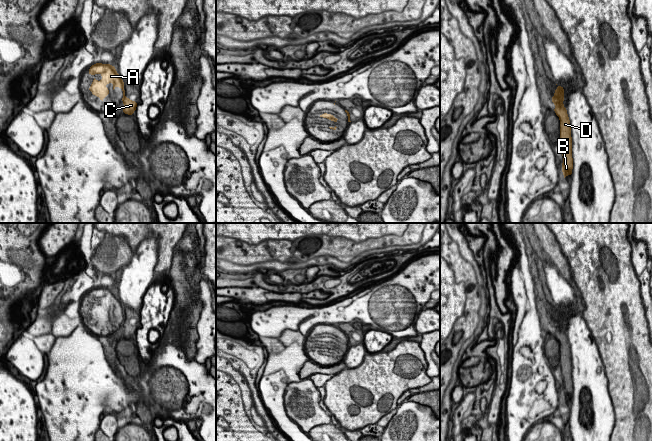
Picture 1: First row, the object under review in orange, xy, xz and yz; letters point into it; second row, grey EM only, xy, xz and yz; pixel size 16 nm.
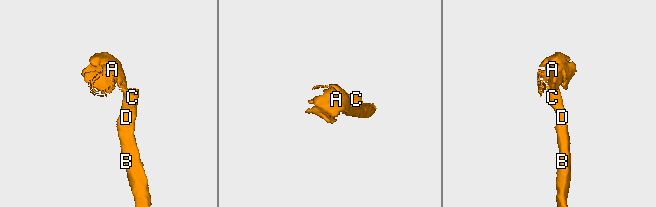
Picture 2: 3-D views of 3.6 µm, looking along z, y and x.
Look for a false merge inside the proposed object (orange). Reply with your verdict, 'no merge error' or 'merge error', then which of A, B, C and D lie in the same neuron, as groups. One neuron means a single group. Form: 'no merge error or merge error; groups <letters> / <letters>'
merge error; groups A / B C D

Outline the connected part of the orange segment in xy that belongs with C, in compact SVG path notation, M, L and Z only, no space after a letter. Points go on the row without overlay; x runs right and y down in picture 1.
M124 320L122 326L124 327L124 333L122 334L122 336L125 338L128 338L128 339L133 339L134 335L136 334L136 331L137 331L137 326L131 325L126 320Z

